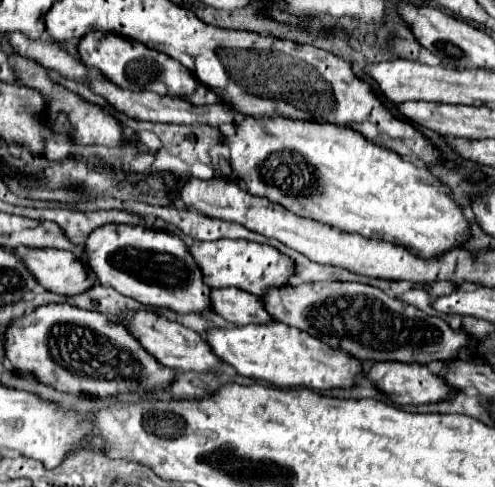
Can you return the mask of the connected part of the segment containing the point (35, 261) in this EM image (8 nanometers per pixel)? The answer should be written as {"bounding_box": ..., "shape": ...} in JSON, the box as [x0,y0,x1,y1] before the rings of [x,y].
{"bounding_box":[21,247,97,295],"shape":[[[49,247],[27,249],[27,253],[21,255],[21,261],[43,289],[59,295],[75,295],[91,289],[91,285],[97,283],[91,269],[87,269],[87,265],[71,251]]]}

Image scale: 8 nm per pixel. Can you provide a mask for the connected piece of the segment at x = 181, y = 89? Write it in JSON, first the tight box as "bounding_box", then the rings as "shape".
{"bounding_box":[79,31,197,95],"shape":[[[91,31],[85,37],[79,39],[79,57],[85,65],[91,65],[99,69],[105,77],[111,77],[115,85],[123,85],[123,89],[131,91],[155,91],[163,95],[191,95],[197,87],[197,79],[189,69],[183,69],[179,61],[145,47],[139,41],[125,39],[115,33],[101,33],[101,31]]]}

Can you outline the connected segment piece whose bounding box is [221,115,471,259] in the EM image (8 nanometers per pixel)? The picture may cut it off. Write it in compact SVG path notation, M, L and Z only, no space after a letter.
M241 117L235 123L235 135L221 137L221 143L229 147L231 169L245 183L247 191L257 197L265 197L299 213L301 217L311 217L327 225L335 225L345 233L363 233L365 237L385 237L385 241L395 241L397 245L407 245L419 257L435 257L461 243L471 235L469 221L461 213L461 207L441 193L441 181L435 179L427 169L417 169L411 163L401 161L393 151L373 145L361 133L349 127L339 127L331 123L317 121L297 121L289 117Z

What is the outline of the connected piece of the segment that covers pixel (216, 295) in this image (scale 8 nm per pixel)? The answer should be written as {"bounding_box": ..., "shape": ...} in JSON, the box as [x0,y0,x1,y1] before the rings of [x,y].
{"bounding_box":[211,289,271,325],"shape":[[[211,289],[211,311],[235,325],[271,323],[271,315],[263,309],[261,297],[251,297],[241,289]]]}

